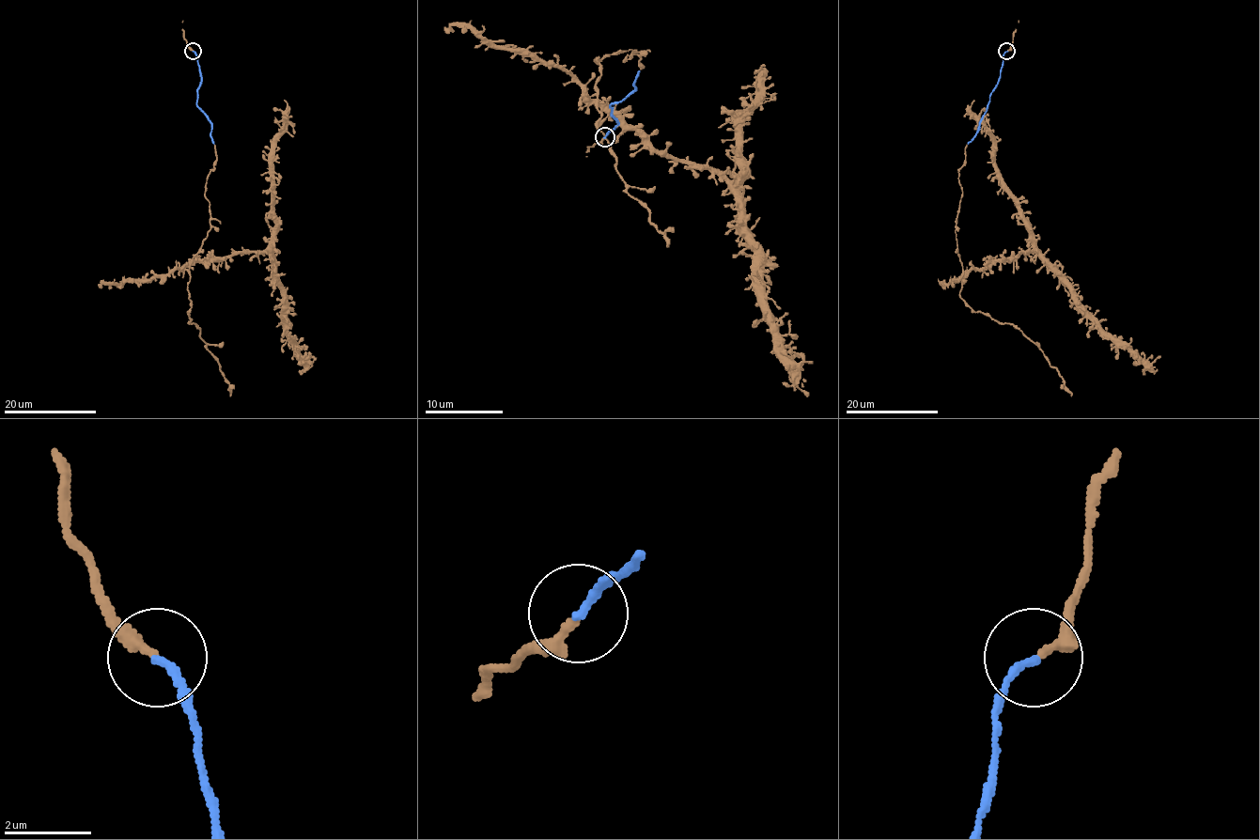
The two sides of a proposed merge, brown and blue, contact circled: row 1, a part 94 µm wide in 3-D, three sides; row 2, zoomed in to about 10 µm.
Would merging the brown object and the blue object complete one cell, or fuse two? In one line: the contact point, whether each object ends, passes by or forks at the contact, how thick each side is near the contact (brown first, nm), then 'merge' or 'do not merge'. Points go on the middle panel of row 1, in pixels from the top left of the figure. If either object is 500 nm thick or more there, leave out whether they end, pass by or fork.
place (604, 137); brown ends; blue ends; calibres 240 and 190 nm; merge

